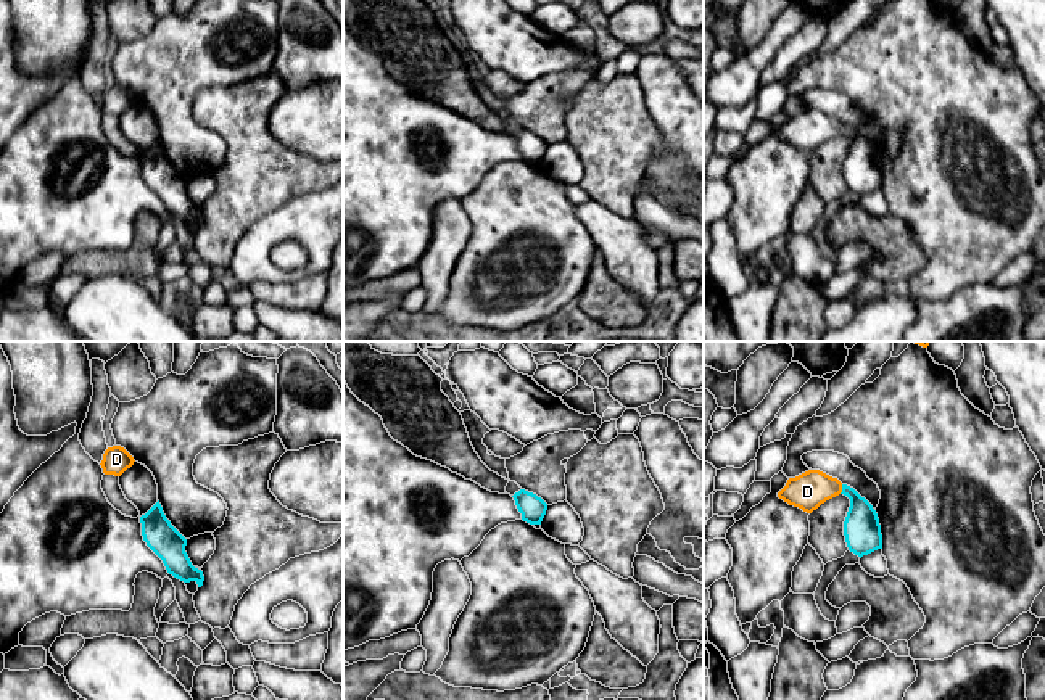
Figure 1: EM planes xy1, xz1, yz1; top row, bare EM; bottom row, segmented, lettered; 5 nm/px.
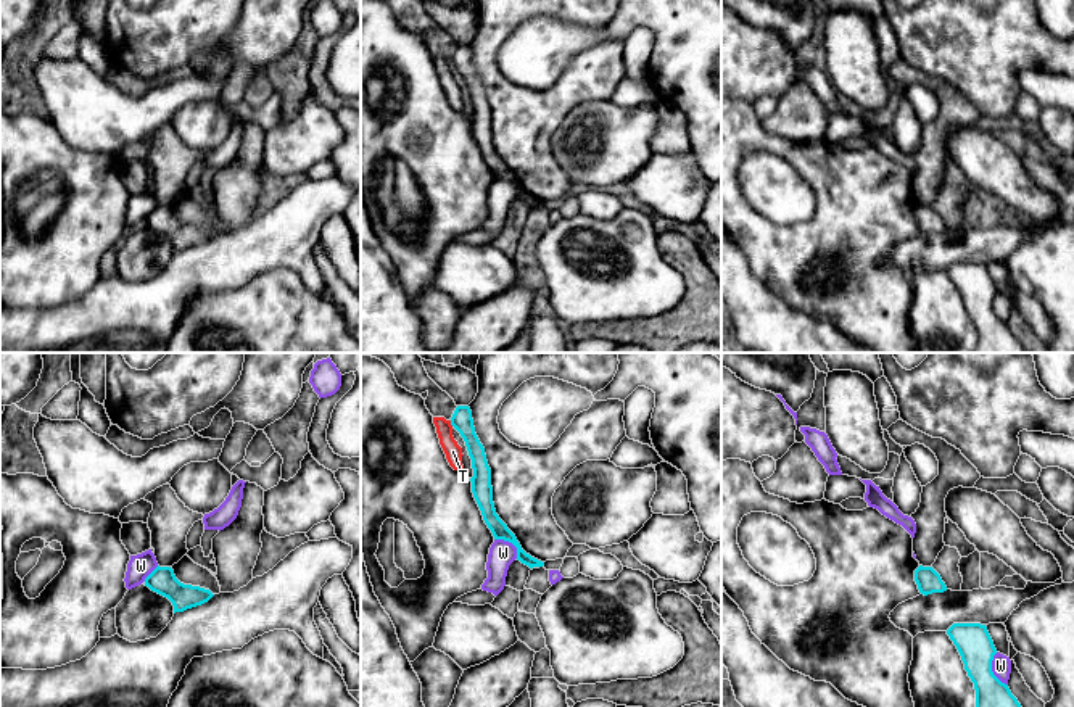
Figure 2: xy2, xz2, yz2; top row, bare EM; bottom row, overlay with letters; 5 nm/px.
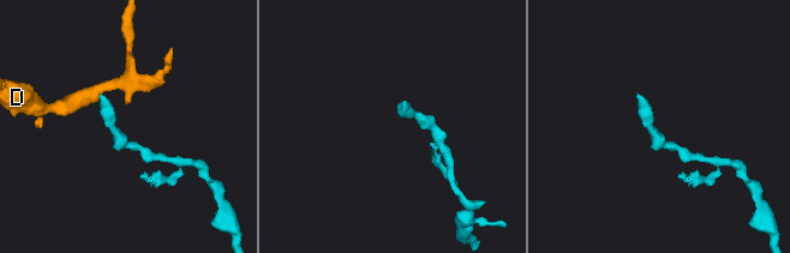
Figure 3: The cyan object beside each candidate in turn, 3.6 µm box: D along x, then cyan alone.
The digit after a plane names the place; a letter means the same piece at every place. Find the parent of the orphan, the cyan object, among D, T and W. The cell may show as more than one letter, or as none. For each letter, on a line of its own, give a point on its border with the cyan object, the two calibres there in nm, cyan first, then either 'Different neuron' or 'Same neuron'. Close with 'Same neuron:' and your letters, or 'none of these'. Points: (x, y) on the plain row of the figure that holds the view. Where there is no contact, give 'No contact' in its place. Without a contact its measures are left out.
D: Touches cyan at yz1 (842, 129). Thickness 190 nm (cyan) against 190 nm. Same neuron
T: Touches cyan at xz2 (451, 63). Thickness 100 nm (cyan) against 90 nm. Different neuron
W: Touches cyan at yz2 (991, 310). Thickness 220 nm (cyan) against 100 nm. Different neuron
Same neuron: D

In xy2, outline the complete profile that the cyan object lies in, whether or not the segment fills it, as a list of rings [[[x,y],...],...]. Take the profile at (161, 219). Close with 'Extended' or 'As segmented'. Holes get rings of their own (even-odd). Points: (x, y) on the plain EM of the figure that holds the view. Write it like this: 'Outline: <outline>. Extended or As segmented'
Outline: [[[159,205],[145,217],[145,225],[167,237],[174,253],[201,245],[214,235],[209,229],[180,222],[171,206]]]. As segmented

